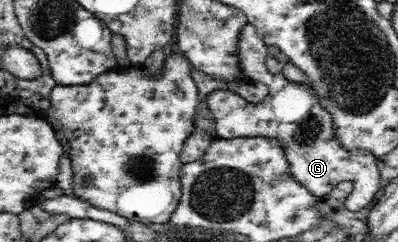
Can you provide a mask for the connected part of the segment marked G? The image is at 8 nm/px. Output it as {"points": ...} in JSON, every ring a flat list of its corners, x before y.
{"points":[[247,23,238,40,239,66,244,75,268,86,268,96,260,103,247,102,231,89,216,90,207,97,208,109,216,133,224,139,237,137,278,138,290,166,290,176,316,197,328,195,341,181,352,181,354,203,346,201,350,211,360,211,377,196,380,172,377,157,365,149,346,149,337,140,334,118,320,105,318,94,309,84,292,82,283,72,272,74,266,68,267,45,256,28]]}

